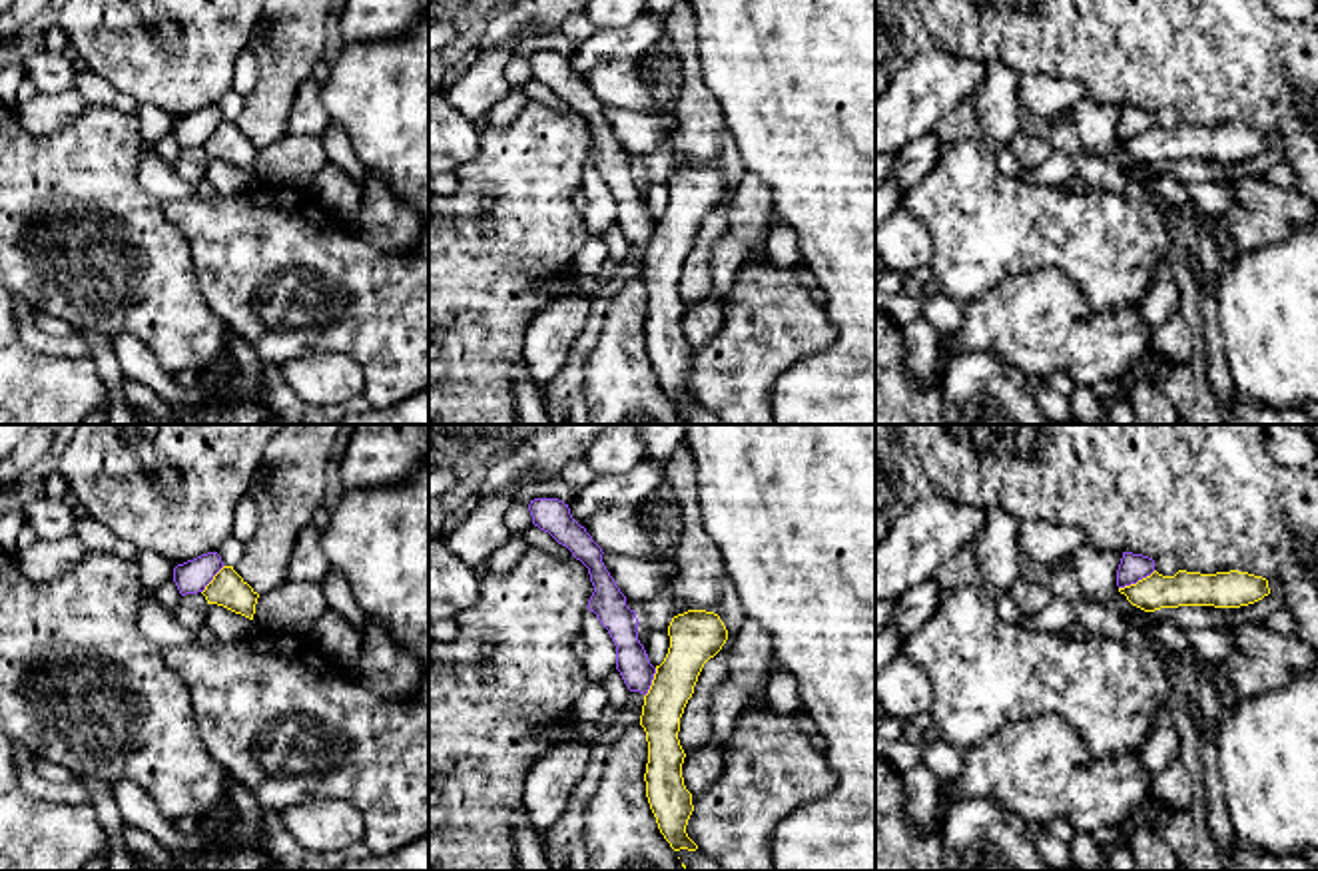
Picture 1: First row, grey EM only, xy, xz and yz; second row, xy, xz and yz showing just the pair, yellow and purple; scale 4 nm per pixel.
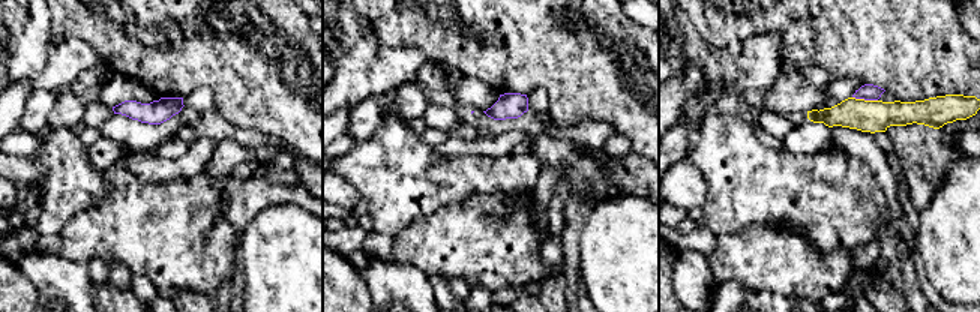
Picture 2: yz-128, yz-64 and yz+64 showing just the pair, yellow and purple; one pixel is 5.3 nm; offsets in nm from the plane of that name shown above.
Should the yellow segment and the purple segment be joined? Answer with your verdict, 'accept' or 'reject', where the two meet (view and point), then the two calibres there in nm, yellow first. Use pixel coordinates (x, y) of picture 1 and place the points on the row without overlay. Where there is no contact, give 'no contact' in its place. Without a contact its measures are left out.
reject; contact yz (1139, 134); calibres 140 and 110 nm

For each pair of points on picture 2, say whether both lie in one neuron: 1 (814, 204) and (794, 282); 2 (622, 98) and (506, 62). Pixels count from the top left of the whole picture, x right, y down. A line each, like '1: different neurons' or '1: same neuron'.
1: different neurons
2: same neuron

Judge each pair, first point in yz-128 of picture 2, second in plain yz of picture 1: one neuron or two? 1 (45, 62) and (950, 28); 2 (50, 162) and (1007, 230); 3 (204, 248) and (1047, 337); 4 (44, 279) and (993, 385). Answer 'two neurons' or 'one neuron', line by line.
1: two neurons
2: one neuron
3: one neuron
4: one neuron

